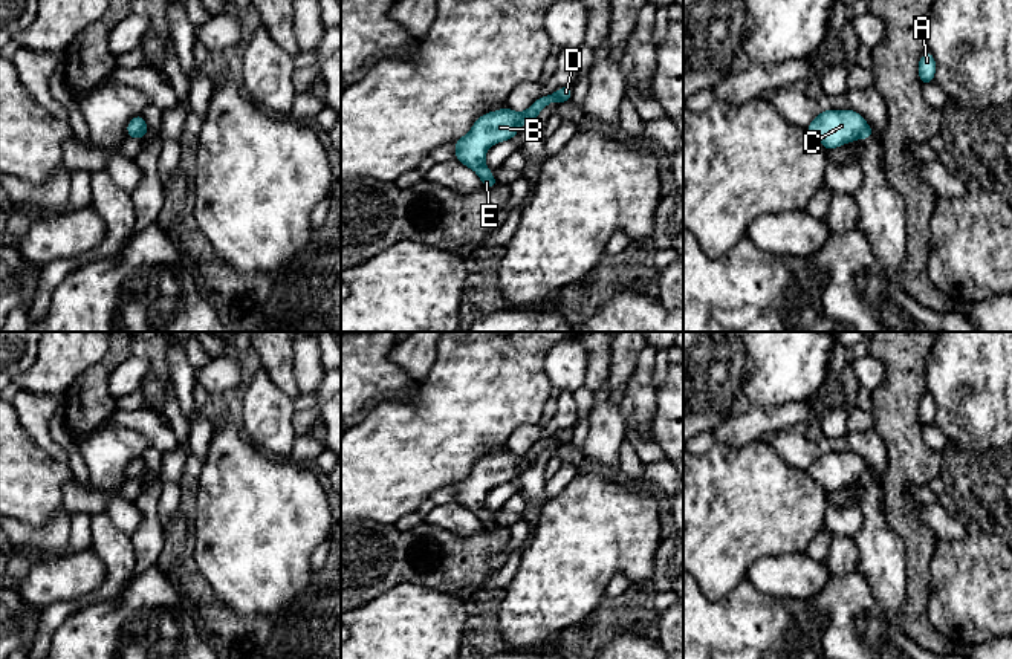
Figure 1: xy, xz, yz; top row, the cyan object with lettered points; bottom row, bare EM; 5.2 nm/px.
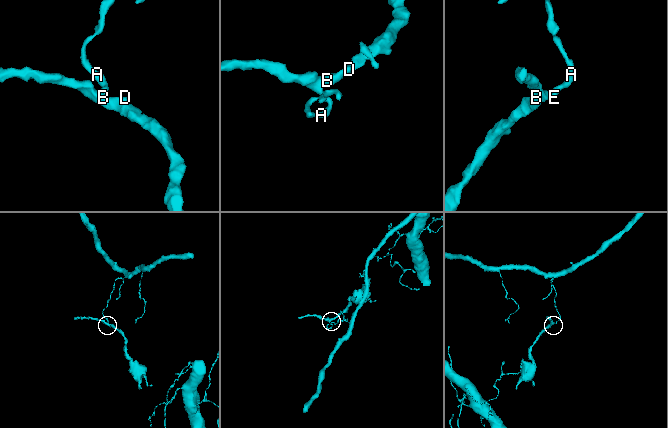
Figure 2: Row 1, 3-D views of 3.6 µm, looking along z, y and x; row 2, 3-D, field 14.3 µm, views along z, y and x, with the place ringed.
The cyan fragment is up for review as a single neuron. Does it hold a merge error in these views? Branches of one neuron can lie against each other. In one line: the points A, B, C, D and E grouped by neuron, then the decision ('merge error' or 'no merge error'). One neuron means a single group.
A E / B C D; merge error

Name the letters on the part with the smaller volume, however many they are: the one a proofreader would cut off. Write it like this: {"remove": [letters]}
{"remove": ["B", "C", "D"]}

